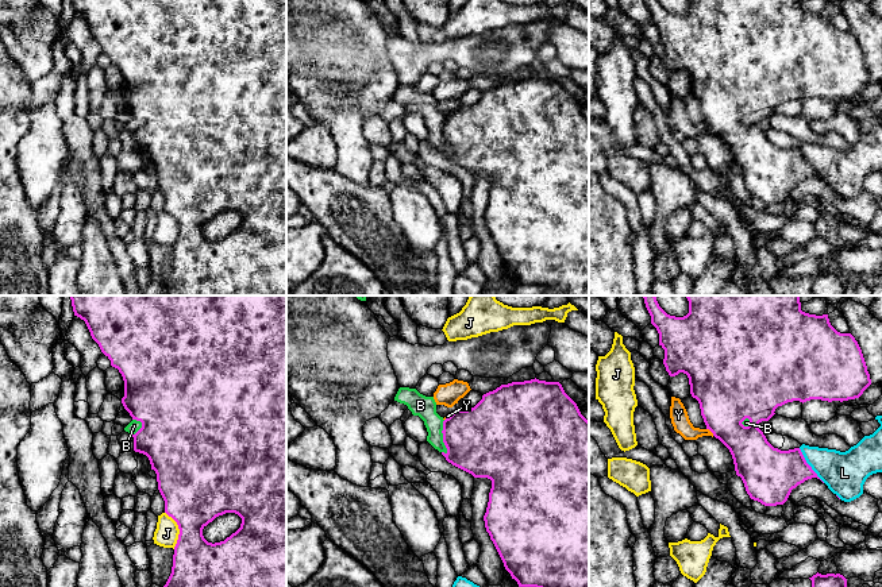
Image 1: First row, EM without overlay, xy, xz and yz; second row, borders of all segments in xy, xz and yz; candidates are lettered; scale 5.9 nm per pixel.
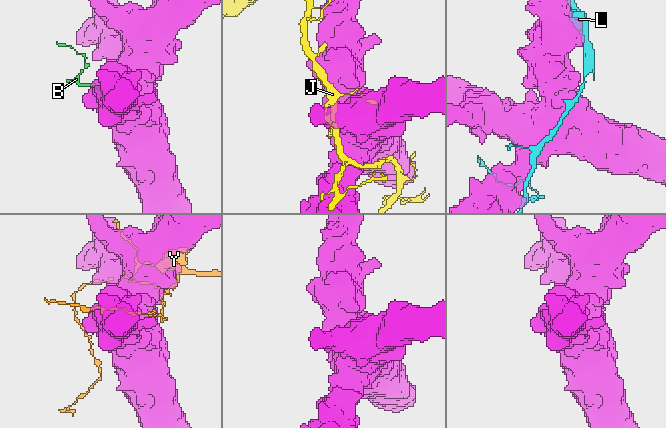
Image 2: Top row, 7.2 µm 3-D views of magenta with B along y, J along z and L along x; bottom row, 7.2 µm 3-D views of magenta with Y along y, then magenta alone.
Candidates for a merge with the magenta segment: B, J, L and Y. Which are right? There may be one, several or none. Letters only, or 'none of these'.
B

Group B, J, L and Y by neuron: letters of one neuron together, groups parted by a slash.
B / J / L / Y

